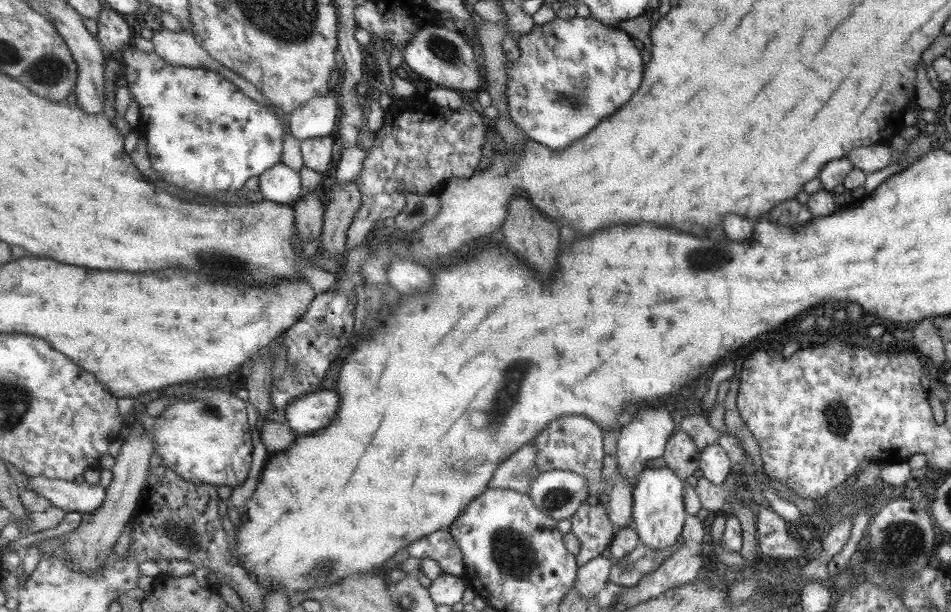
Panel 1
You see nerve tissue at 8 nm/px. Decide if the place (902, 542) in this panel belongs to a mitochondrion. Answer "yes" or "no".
yes

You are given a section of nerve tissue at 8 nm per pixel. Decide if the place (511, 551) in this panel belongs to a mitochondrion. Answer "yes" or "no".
yes

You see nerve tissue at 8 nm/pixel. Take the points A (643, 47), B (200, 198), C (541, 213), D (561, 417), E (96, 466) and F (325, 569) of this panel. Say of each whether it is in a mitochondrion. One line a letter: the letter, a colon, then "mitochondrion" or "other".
A: other
B: other
C: other
D: other
E: other
F: mitochondrion

